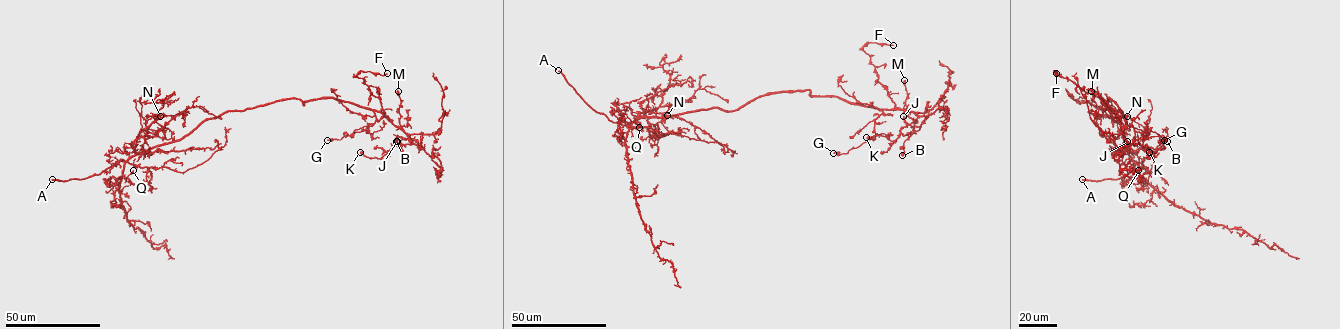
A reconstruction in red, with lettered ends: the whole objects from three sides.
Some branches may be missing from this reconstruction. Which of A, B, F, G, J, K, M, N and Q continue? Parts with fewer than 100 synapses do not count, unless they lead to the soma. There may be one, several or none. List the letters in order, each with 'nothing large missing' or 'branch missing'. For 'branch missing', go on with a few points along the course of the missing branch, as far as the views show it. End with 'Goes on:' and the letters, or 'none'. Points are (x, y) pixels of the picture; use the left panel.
A: branch missing | (52, 179), (38, 176), (25, 164), (18, 164), (11, 158)
B: nothing large missing
F: nothing large missing
G: nothing large missing
J: nothing large missing
K: nothing large missing
M: nothing large missing
N: nothing large missing
Q: nothing large missing
Goes on: A

